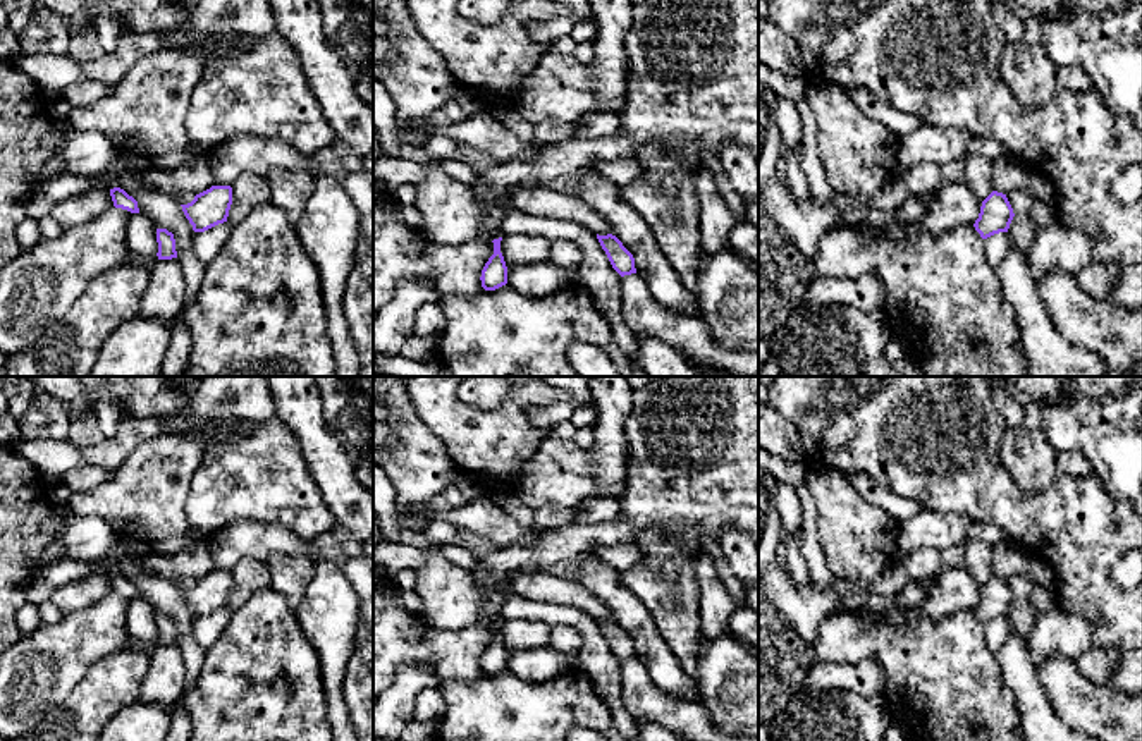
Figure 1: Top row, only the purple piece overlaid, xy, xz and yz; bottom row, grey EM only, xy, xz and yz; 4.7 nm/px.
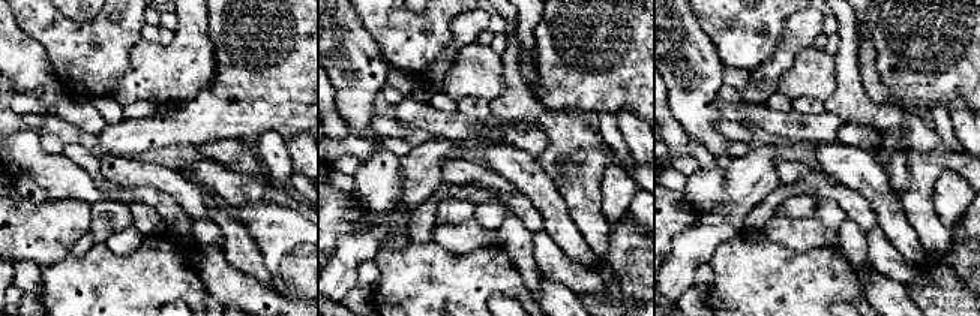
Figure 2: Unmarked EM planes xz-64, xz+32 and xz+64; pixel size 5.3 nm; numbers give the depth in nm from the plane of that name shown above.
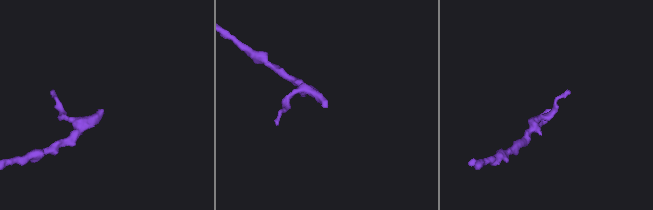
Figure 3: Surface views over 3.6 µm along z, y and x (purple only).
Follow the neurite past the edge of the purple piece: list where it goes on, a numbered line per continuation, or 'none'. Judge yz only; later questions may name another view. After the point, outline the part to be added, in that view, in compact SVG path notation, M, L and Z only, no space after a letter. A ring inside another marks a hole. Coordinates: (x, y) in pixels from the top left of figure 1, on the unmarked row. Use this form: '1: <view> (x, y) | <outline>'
none

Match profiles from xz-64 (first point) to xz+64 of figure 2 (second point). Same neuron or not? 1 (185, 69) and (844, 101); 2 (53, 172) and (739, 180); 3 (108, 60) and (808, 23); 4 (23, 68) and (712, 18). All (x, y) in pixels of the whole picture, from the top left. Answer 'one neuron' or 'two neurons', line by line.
1: two neurons
2: two neurons
3: two neurons
4: two neurons

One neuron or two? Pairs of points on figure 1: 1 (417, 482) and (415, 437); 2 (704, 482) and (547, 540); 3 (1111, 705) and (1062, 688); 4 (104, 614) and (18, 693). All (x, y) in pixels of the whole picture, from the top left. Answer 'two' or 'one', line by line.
1: one
2: one
3: one
4: one

